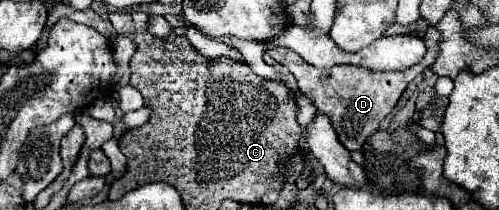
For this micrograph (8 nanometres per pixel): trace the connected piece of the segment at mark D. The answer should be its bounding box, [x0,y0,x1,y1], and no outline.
[268,26,440,150]

